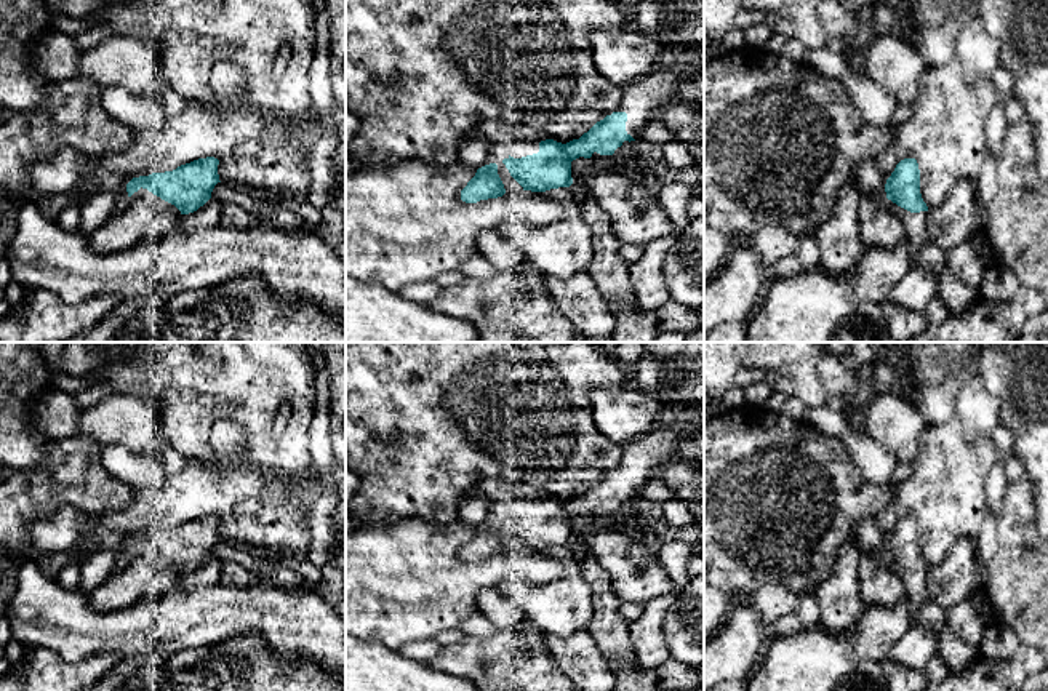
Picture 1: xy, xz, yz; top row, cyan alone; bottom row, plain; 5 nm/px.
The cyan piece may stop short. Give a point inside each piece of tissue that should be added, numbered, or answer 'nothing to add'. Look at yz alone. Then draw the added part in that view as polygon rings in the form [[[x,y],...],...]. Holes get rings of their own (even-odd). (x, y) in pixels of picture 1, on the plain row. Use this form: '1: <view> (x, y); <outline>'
1: yz (916, 583); [[[885,557],[885,561],[893,573],[902,581],[906,587],[906,598],[912,605],[914,613],[918,611],[928,600],[928,569],[910,571],[891,558]]]

